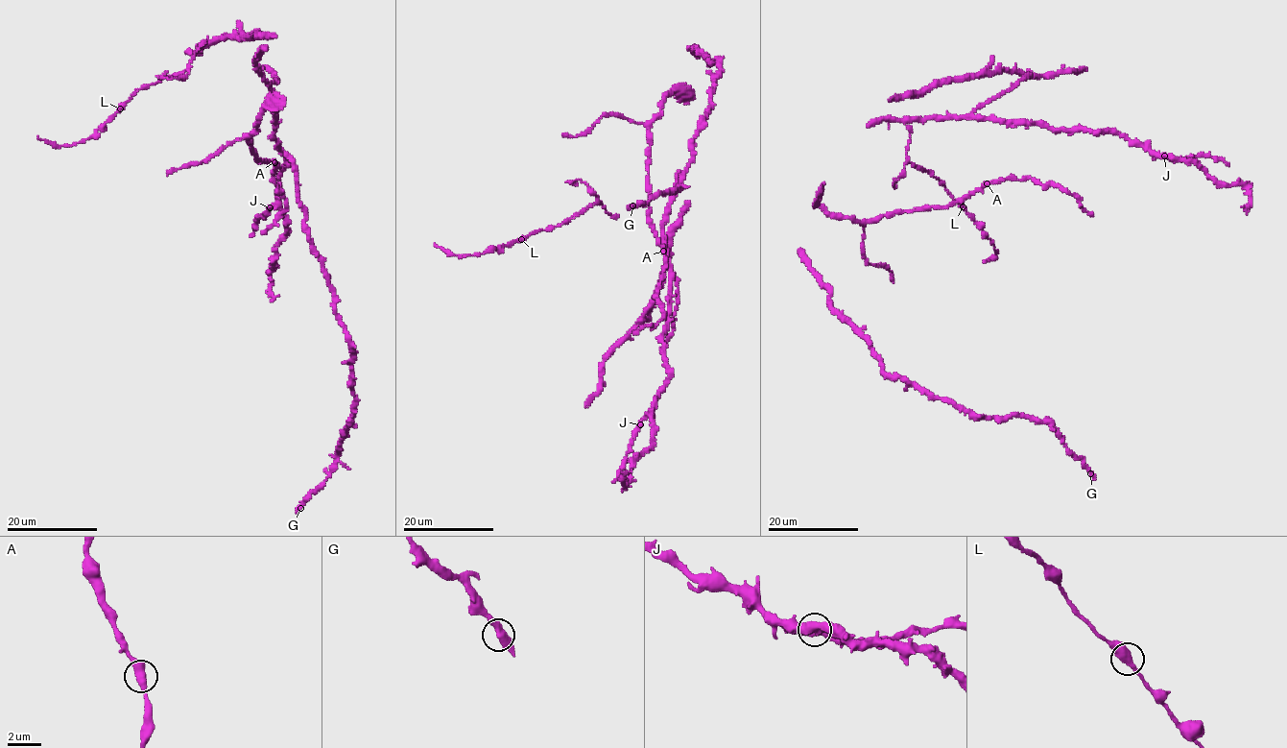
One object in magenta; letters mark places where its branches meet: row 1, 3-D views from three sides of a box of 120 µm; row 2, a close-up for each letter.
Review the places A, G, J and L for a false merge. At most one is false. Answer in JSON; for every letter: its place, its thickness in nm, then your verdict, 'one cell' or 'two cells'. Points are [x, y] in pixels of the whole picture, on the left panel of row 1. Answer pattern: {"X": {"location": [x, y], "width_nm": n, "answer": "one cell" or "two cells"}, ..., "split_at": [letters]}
{"A": {"location": [274, 162], "width_nm": 480, "answer": "one cell"}, "G": {"location": [300, 508], "width_nm": 460, "answer": "one cell"}, "J": {"location": [270, 207], "width_nm": 460, "answer": "one cell"}, "L": {"location": [120, 108], "width_nm": 480, "answer": "one cell"}, "split_at": []}

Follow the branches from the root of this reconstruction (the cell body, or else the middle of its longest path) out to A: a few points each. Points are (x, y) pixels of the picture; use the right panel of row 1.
A: (871, 219), (895, 212), (948, 206), (962, 202), (987, 183)

